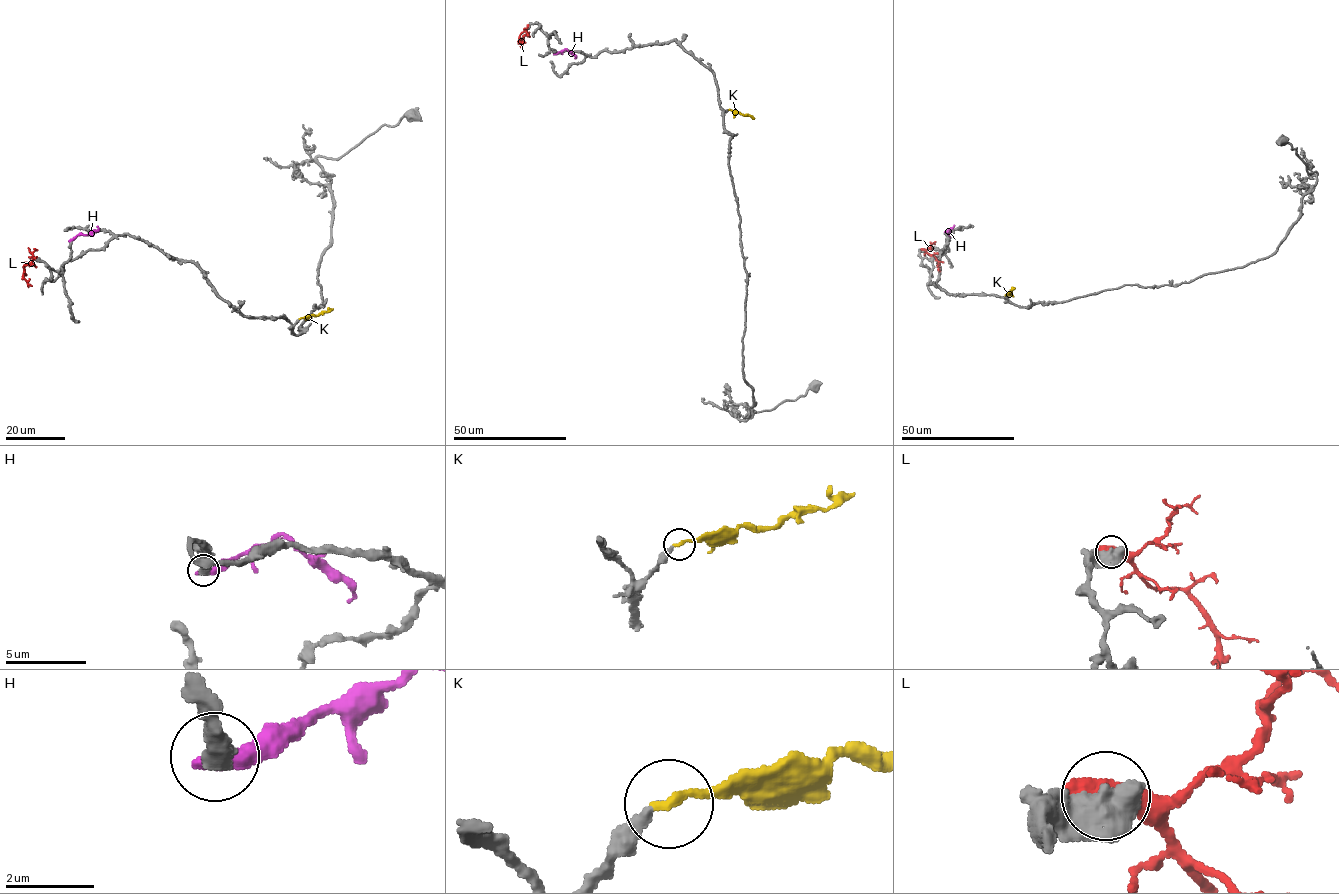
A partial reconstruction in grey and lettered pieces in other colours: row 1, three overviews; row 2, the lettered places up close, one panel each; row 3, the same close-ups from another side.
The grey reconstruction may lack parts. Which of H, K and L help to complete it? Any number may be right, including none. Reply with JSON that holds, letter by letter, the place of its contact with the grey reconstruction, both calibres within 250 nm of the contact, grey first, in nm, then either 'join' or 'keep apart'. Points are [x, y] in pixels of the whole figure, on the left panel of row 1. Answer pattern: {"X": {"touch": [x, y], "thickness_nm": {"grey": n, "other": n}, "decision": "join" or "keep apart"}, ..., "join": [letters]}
{"H": {"touch": [70, 241], "thickness_nm": {"grey": 440, "other": 460}, "decision": "keep apart"}, "K": {"touch": [300, 318], "thickness_nm": {"grey": 200, "other": 220}, "decision": "join"}, "L": {"touch": [34, 258], "thickness_nm": {"grey": 700, "other": 550}, "decision": "keep apart"}, "join": ["K"]}

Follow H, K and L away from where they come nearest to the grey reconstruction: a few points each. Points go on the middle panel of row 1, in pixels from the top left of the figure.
H: (554, 53), (567, 49), (575, 58)
K: (729, 110), (754, 118)
L: (527, 27), (519, 36), (519, 42), (525, 42)

